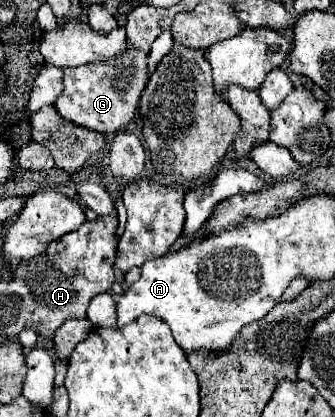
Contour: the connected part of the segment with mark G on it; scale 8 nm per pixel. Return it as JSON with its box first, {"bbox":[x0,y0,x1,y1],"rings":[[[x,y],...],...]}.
{"bbox":[54,45,148,135],"rings":[[[128,45],[124,57],[88,63],[82,67],[62,67],[62,73],[64,89],[54,101],[60,117],[78,127],[86,127],[104,135],[116,133],[136,117],[138,101],[148,81],[148,55],[142,49],[132,49]]]}

